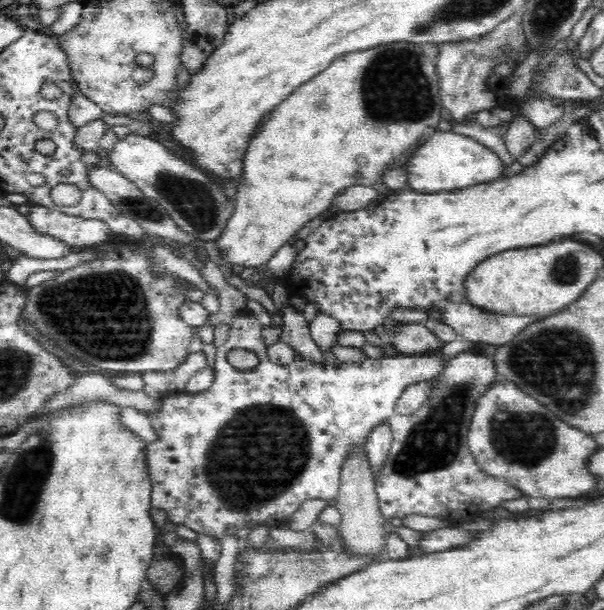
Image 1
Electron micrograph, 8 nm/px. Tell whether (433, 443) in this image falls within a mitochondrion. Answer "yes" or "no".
yes

